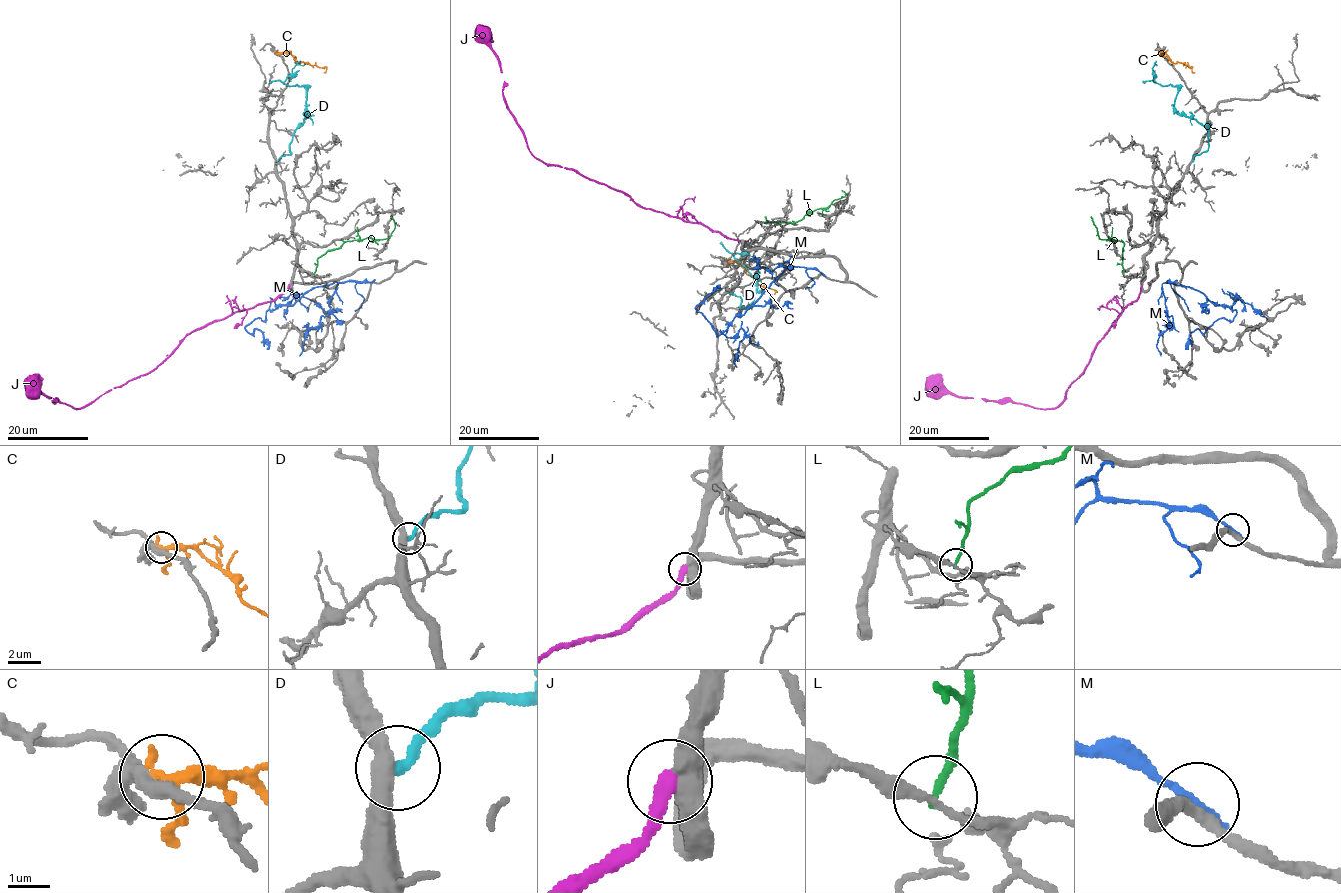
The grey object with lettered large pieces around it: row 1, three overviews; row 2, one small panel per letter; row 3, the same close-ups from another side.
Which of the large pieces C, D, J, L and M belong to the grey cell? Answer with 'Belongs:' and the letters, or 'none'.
Belongs: J

